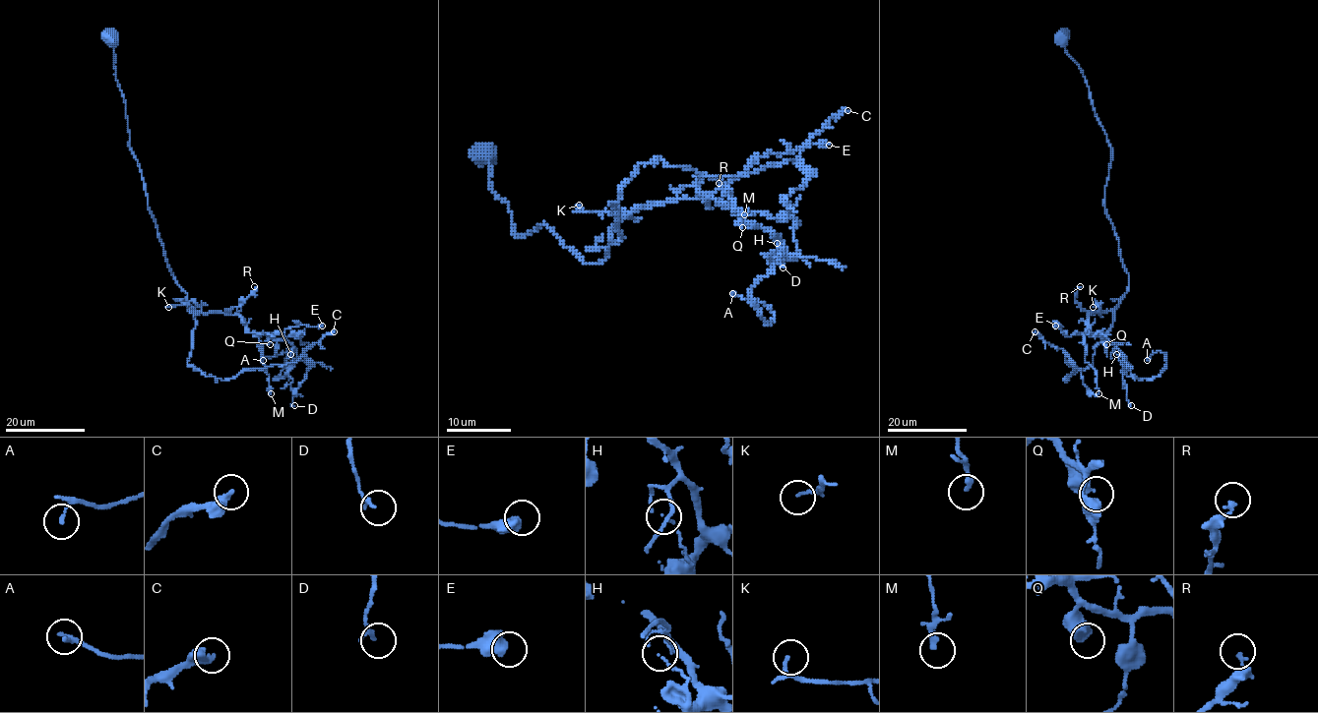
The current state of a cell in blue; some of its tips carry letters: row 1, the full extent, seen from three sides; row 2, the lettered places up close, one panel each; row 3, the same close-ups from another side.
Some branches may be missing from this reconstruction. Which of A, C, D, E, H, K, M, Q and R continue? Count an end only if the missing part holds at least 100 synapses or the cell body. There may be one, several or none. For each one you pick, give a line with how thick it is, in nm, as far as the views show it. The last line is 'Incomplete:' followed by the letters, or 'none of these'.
C: calibre 320 nm
Incomplete: C

